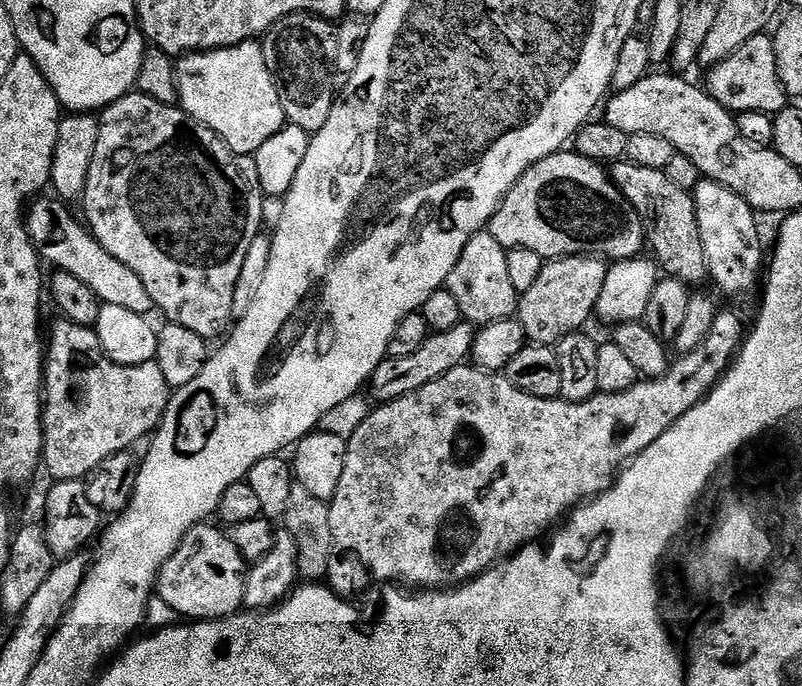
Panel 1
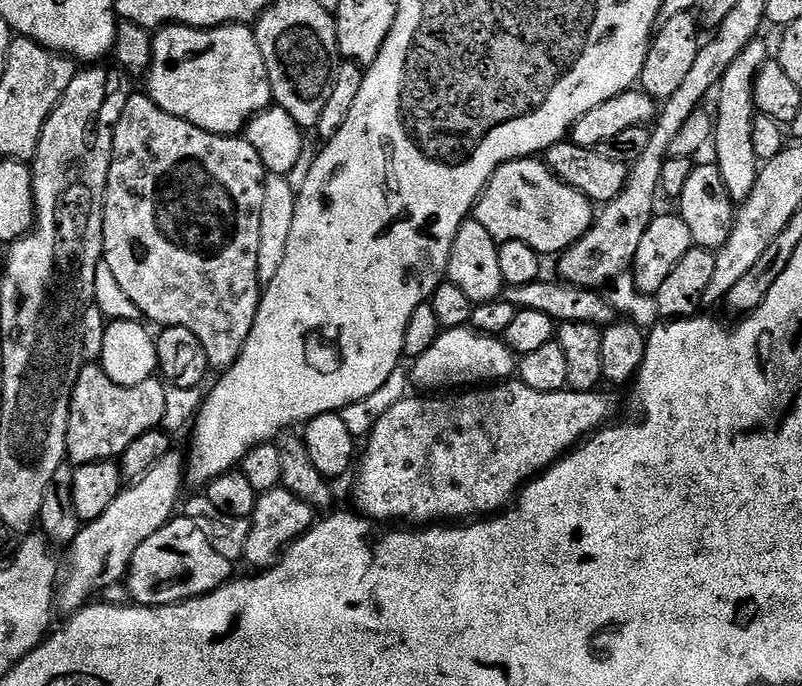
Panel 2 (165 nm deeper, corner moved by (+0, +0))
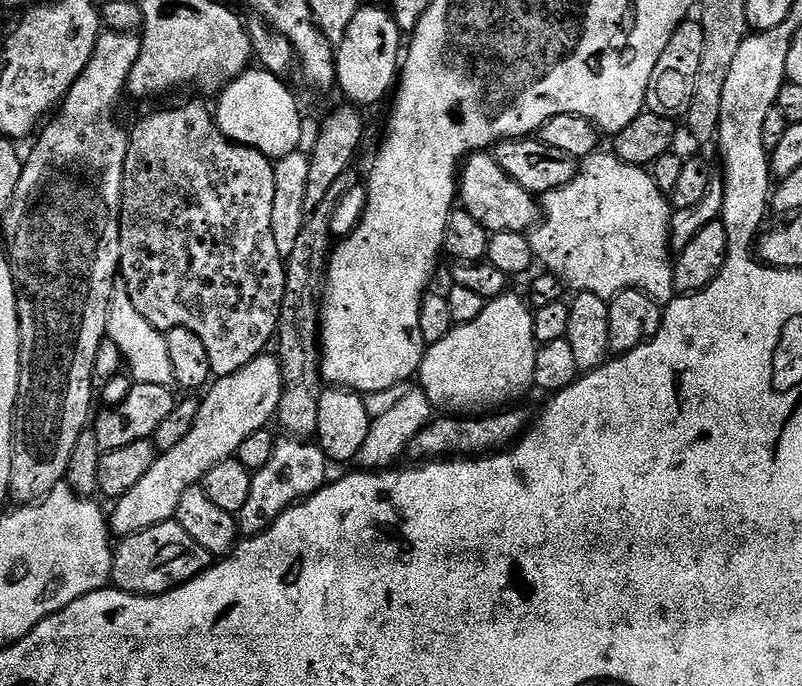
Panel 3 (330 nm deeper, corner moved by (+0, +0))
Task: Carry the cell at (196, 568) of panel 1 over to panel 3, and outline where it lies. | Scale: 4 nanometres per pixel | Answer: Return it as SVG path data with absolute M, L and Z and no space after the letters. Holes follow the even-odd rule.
M175 522L155 524L136 536L123 537L115 545L112 558L112 584L122 592L138 596L160 596L195 576L202 575L210 567L210 557L182 526Z

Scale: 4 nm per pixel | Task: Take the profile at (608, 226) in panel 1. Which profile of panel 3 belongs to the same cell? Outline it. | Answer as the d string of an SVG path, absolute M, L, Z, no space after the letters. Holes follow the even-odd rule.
M488 150L474 152L463 161L458 172L458 200L463 211L478 218L478 222L482 222L482 226L487 228L489 233L527 233L536 227L542 216L537 197L518 186L518 182L514 182L514 178L510 178L506 170L498 166L495 155Z

